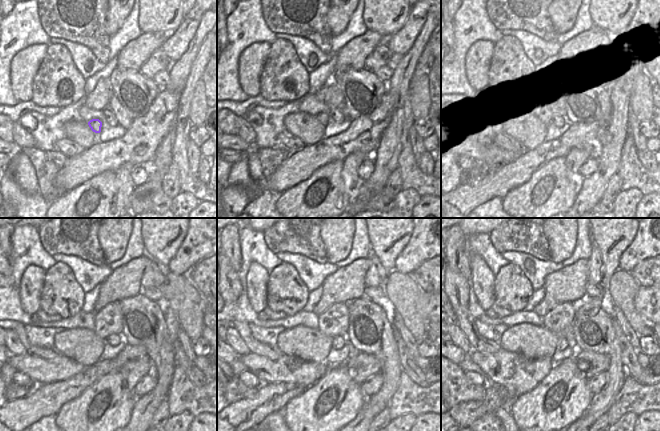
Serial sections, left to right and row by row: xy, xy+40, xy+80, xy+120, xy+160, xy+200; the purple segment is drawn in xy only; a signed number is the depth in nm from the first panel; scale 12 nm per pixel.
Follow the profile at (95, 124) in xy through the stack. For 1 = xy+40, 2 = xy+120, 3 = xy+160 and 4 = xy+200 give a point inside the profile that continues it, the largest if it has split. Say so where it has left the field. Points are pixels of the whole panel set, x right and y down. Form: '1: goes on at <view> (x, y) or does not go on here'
1: goes on at xy+40 (333, 98)
2: goes on at xy+120 (108, 321)
3: goes on at xy+160 (333, 322)
4: goes on at xy+200 (561, 316)

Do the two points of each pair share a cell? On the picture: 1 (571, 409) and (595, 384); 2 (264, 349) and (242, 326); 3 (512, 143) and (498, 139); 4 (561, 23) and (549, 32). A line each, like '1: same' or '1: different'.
1: different
2: same
3: same
4: different

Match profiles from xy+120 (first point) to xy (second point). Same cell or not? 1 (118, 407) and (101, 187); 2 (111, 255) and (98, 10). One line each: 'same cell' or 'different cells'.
1: same cell
2: different cells

